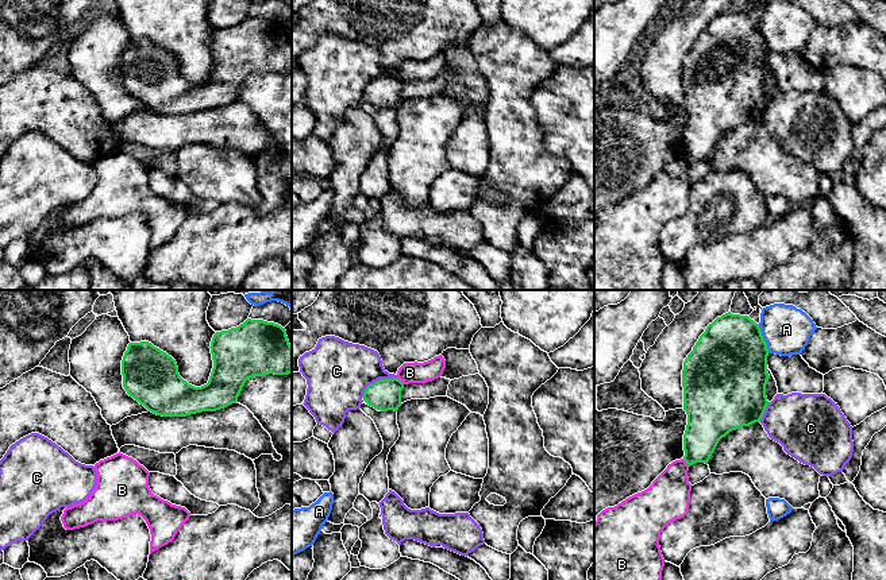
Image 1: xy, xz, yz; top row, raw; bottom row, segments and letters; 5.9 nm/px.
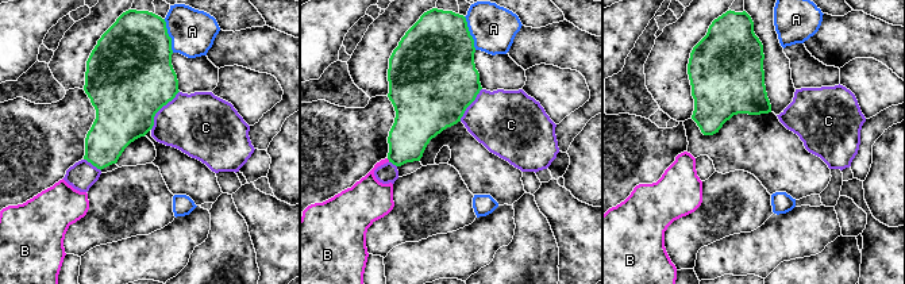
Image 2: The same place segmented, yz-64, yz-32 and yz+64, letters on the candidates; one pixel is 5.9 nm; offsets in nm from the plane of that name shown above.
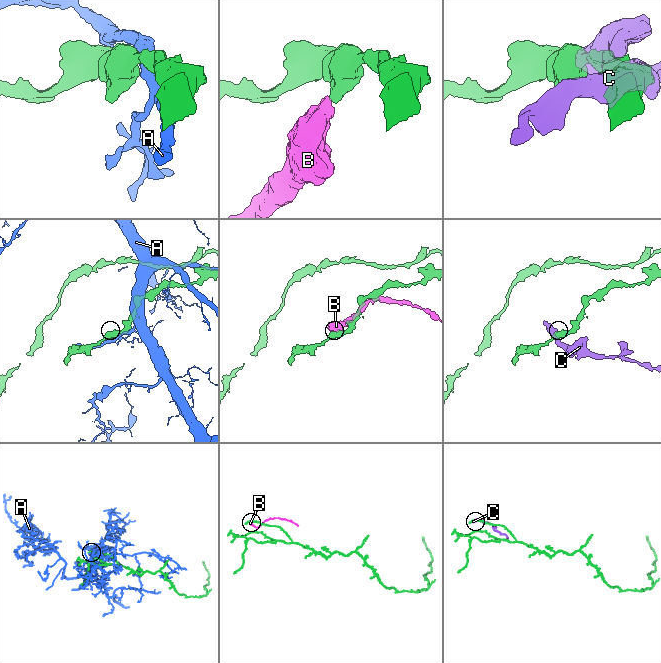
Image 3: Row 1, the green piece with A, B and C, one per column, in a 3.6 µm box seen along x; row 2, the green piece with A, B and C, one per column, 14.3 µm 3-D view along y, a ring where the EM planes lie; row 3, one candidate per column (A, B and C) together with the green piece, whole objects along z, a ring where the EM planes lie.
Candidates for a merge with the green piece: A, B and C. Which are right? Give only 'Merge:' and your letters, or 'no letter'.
Merge: no letter

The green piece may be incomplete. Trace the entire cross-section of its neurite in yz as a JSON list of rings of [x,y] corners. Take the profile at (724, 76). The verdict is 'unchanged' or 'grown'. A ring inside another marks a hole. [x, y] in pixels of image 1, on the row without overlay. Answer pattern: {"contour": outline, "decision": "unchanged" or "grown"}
{"contour": [[[731,9],[709,22],[683,59],[683,108],[687,123],[683,132],[683,158],[690,165],[708,162],[719,139],[729,129],[760,120],[768,103],[766,82],[767,42],[759,22],[748,13]]], "decision": "unchanged"}

